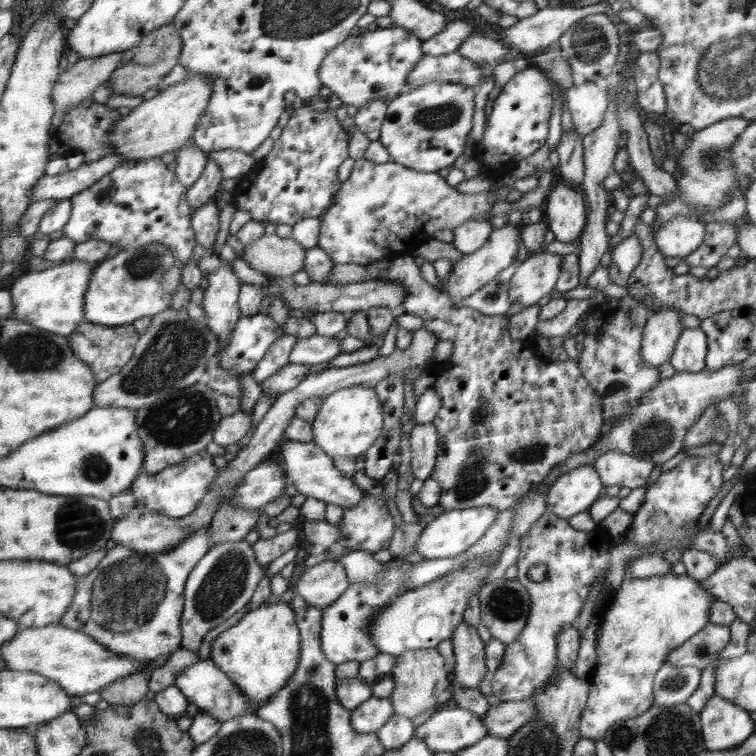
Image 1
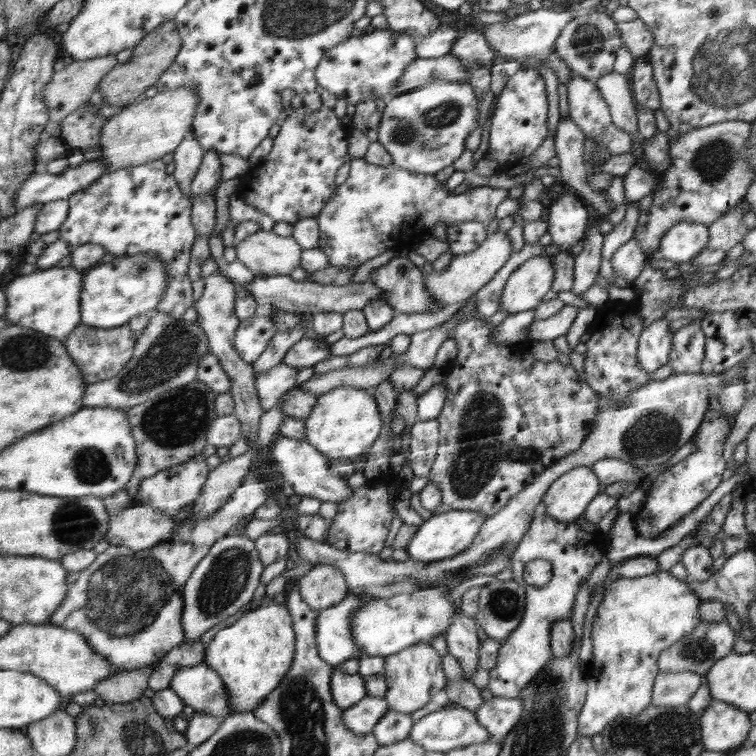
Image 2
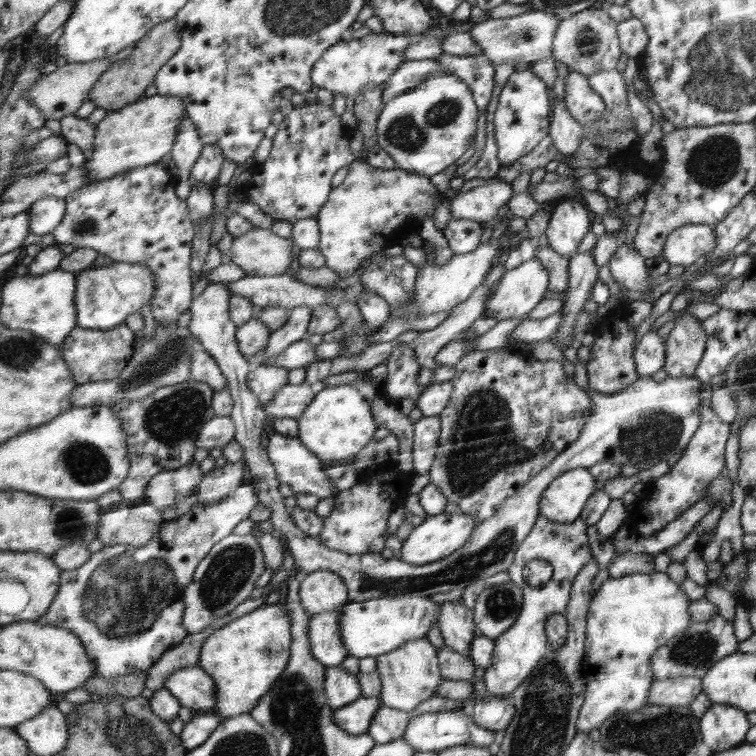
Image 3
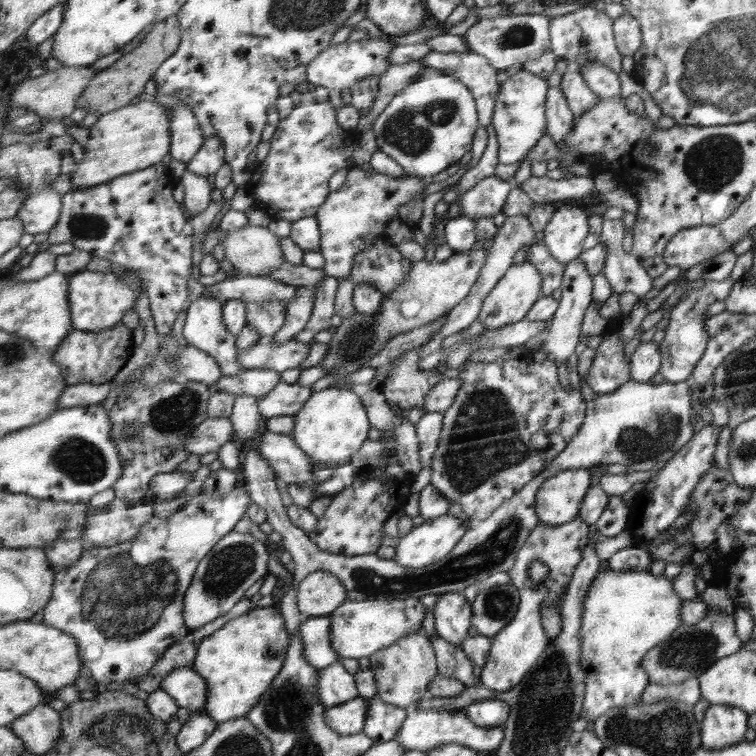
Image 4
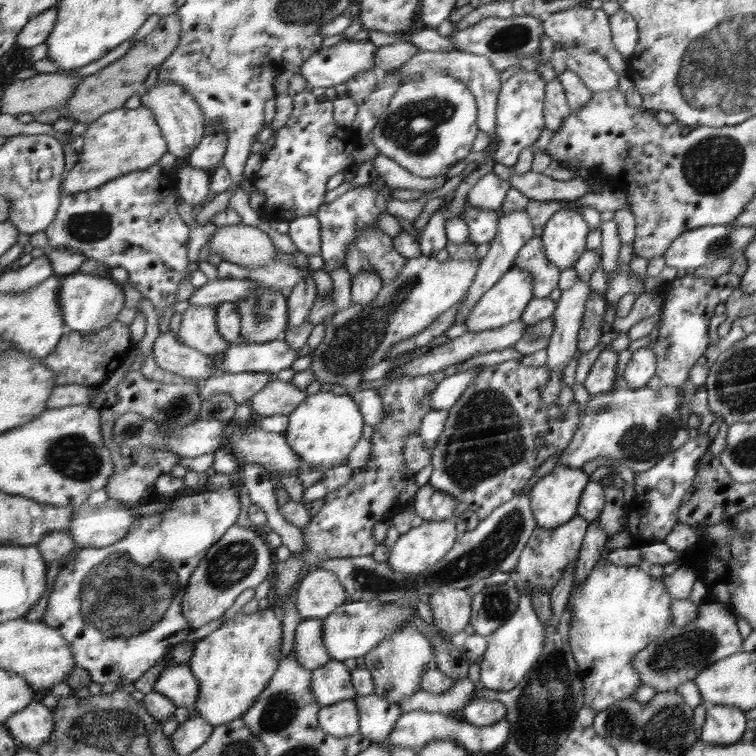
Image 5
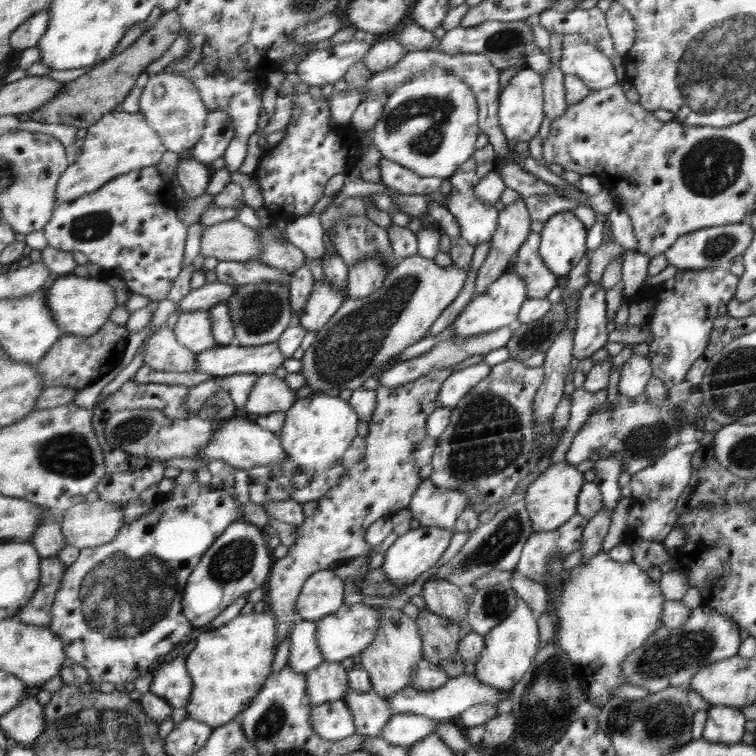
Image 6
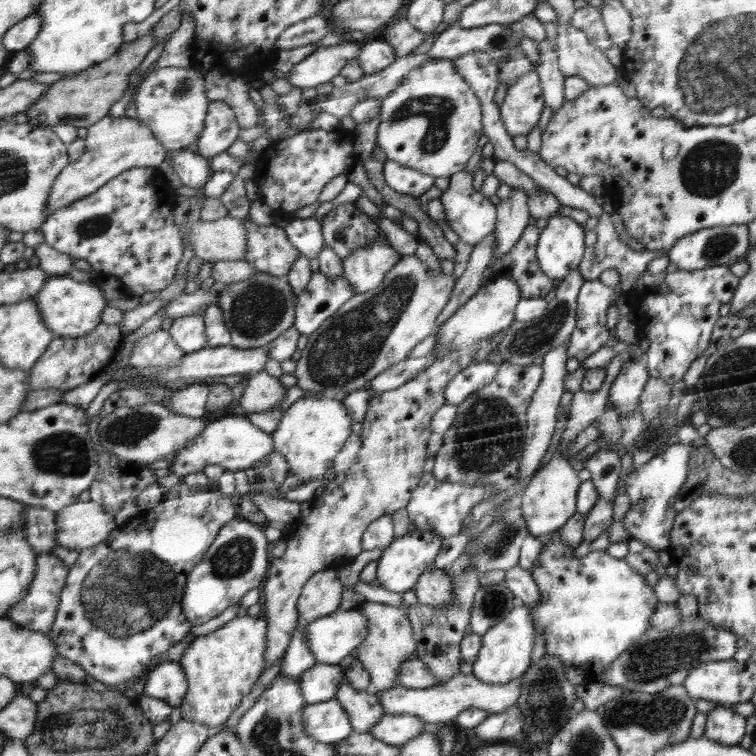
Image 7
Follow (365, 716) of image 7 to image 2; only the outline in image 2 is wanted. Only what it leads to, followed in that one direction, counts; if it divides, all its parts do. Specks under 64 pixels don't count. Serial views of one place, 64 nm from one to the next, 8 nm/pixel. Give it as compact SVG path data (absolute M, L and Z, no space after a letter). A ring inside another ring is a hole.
M389 709L382 720L374 726L372 734L377 737L377 740L384 746L390 746L390 744L396 744L396 742L402 742L408 738L410 730L412 730L411 715L402 714L395 710Z

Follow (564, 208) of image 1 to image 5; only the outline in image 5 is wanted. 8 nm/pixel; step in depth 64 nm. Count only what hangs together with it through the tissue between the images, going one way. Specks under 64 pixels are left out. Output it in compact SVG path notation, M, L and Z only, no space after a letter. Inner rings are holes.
M560 209L556 211L543 226L543 233L540 237L544 253L546 253L546 260L558 266L560 272L574 267L584 254L584 250L586 250L584 240L586 240L588 232L590 232L590 228L588 228L588 223L586 223L580 210Z

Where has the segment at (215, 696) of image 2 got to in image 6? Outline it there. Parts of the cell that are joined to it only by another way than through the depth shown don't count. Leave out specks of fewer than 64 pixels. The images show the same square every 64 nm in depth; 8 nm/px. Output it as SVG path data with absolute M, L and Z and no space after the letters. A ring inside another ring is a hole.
M176 655L161 662L154 672L154 680L150 684L150 692L165 698L173 708L182 708L192 702L192 674L185 663L185 656Z

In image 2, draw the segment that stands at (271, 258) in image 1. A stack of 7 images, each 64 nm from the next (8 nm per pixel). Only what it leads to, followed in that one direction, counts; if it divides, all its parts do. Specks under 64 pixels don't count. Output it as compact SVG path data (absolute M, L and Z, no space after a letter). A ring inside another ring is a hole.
M258 230L246 240L235 243L236 256L254 276L290 275L301 266L304 249L292 237L282 237L273 231Z

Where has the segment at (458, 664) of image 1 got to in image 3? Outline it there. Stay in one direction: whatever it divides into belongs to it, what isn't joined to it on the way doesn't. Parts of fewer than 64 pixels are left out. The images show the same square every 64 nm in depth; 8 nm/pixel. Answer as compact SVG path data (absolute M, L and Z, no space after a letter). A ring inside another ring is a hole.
M463 600L441 604L440 623L438 624L445 645L458 654L470 656L470 642L476 638L476 623L473 610Z

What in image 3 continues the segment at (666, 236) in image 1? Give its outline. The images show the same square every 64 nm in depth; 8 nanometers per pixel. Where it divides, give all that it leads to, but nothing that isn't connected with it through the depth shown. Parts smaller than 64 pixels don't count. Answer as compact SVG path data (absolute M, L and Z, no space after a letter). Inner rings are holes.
M687 224L678 227L666 239L665 248L661 251L664 260L670 266L682 264L688 266L700 263L702 258L717 250L717 236L714 228L708 224Z

